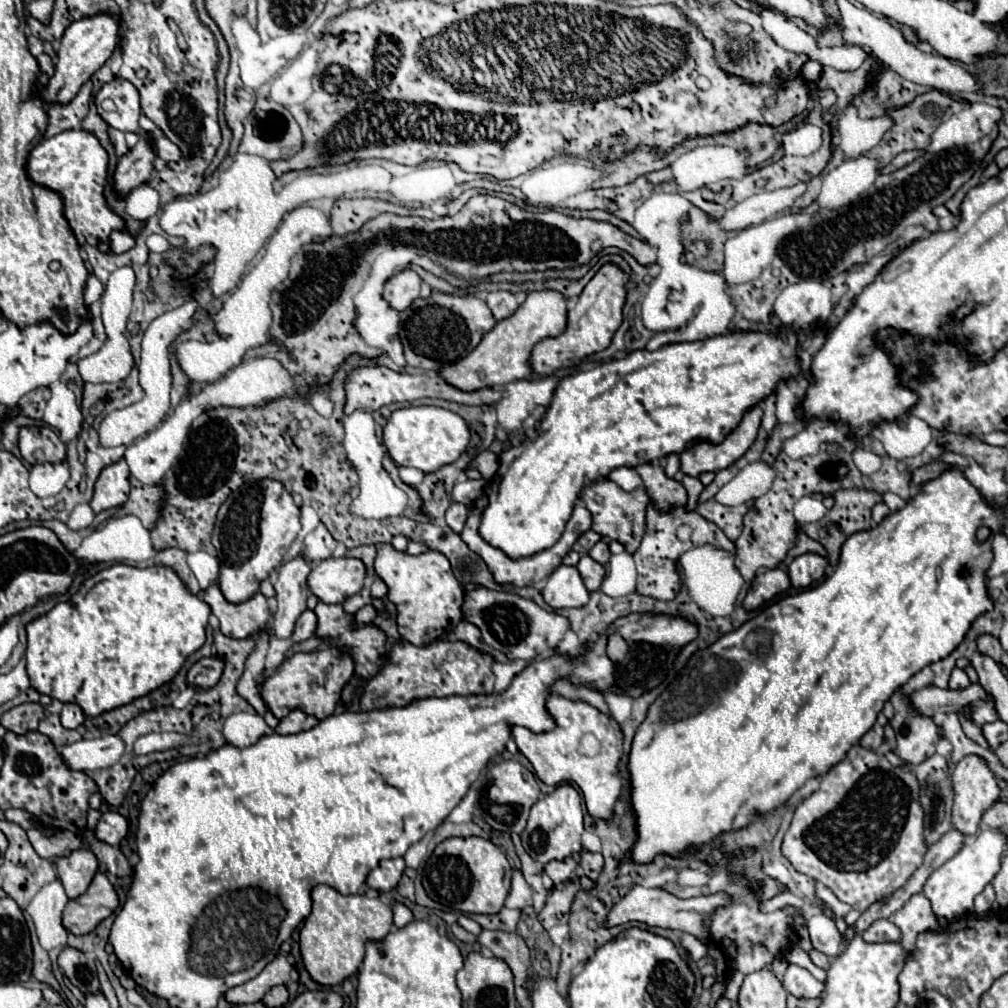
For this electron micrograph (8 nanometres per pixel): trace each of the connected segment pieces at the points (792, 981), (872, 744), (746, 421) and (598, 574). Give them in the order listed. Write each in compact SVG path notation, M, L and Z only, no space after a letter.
M790 964L784 978L782 978L784 988L798 998L818 998L824 990L824 984L818 982L806 968Z
M878 714L876 724L862 736L860 744L862 744L864 748L868 748L868 750L878 750L880 744L884 742L884 726L886 726L886 724L888 724L886 716L884 716L884 714Z
M752 406L744 412L740 424L724 438L720 444L696 442L692 448L680 454L682 472L690 476L700 476L702 472L718 472L734 464L752 446L758 426L762 420L762 408Z
M584 554L584 556L580 558L580 562L576 564L576 568L578 568L578 572L582 574L582 580L584 580L584 584L586 584L586 588L588 588L590 592L594 592L594 590L600 588L600 582L602 582L602 578L604 578L604 574L606 574L606 568L604 568L600 562L596 562L596 560L592 560L588 554Z

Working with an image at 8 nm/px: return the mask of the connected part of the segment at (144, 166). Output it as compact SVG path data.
M142 132L138 144L118 160L114 172L116 190L128 194L136 186L148 182L154 172L154 158L156 154L152 154L152 146L148 146L148 132Z

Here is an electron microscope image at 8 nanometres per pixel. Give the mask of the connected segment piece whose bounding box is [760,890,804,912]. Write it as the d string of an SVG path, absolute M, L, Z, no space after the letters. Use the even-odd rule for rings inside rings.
M784 890L784 892L776 894L774 898L770 898L768 902L760 902L760 910L772 912L772 910L780 910L780 908L786 908L786 906L794 906L802 912L802 904L804 904L804 898L794 896L790 890Z

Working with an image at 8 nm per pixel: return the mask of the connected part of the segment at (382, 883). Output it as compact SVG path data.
M390 858L390 860L380 862L376 866L376 870L372 870L368 874L370 888L374 888L378 892L388 892L388 890L396 888L396 884L398 884L404 868L406 868L404 858Z

